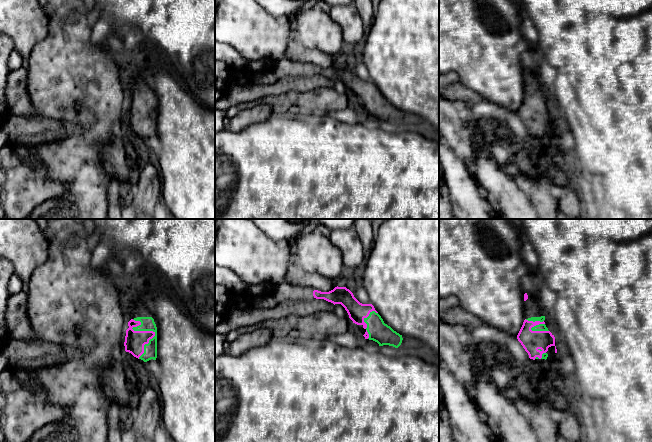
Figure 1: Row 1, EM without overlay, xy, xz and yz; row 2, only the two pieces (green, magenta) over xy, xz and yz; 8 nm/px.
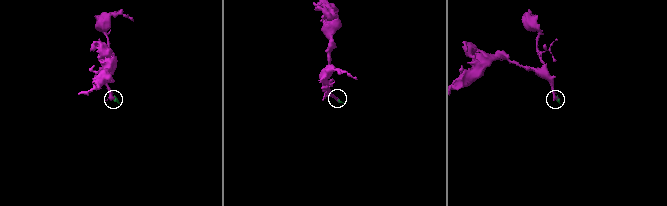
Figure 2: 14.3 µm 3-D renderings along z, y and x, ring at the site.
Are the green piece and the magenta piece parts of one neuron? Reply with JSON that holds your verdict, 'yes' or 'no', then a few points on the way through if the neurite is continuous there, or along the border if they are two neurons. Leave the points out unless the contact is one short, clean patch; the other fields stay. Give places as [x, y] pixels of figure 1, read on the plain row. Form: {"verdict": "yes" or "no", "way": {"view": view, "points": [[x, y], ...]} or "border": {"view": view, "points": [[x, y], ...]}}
{"verdict": "yes"}

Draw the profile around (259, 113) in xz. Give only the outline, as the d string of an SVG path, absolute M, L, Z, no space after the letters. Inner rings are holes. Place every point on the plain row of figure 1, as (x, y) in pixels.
M260 104L252 108L242 110L236 116L230 119L226 130L238 132L244 128L269 119L272 112L273 104Z

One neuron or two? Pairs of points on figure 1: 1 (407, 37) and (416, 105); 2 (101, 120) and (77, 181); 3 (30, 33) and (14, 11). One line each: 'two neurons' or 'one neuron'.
1: one neuron
2: one neuron
3: one neuron

